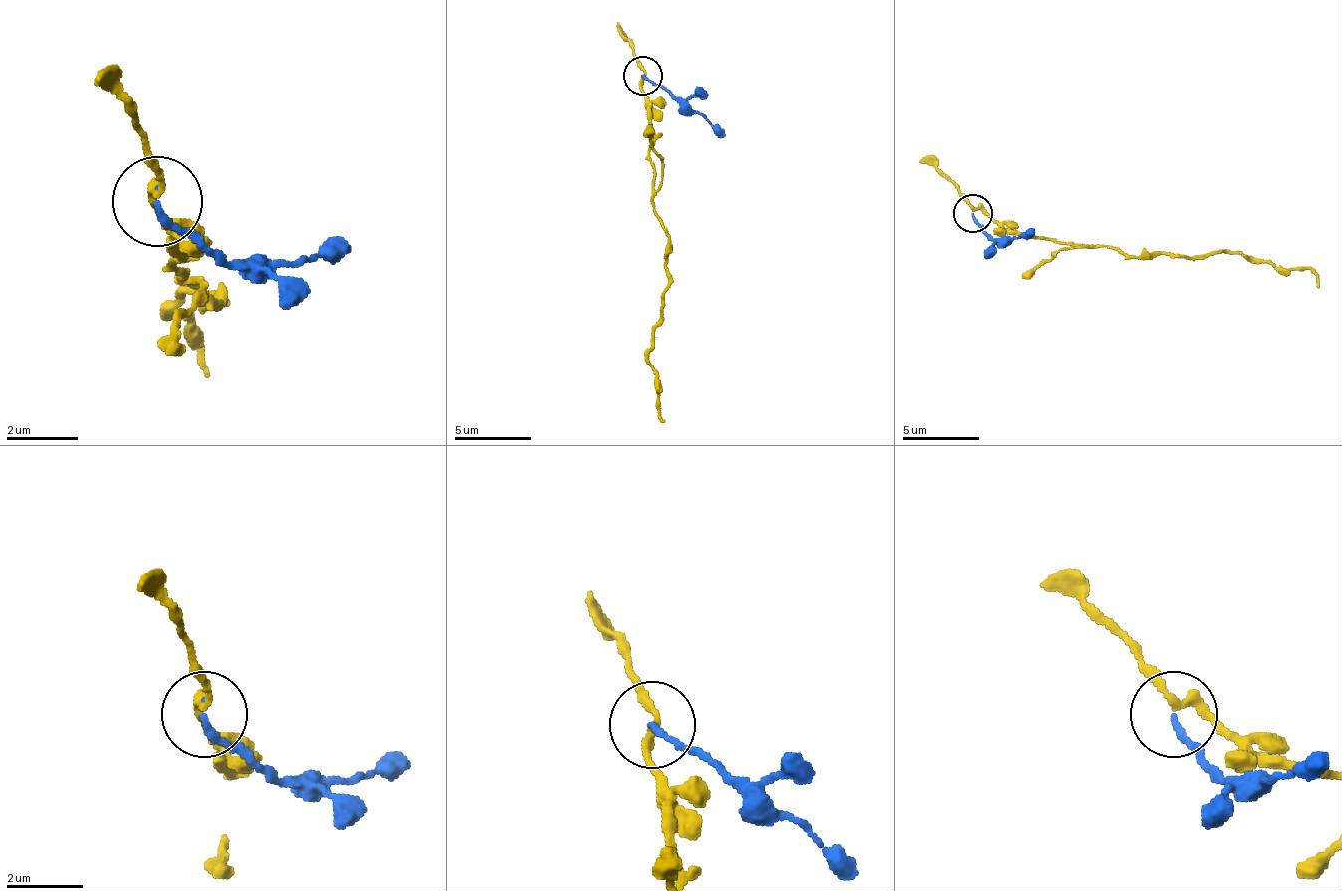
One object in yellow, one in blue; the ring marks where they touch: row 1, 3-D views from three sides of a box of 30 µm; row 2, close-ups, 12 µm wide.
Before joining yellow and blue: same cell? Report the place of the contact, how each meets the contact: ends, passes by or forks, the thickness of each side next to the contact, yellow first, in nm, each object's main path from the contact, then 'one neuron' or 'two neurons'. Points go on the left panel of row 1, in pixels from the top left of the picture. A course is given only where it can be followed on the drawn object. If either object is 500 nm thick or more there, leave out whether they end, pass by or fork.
(157, 201) | yellow passes by | blue ends | 200/170 nm | yellow via (160, 195), (151, 195), (178, 249), (169, 267), (214, 303), (187, 294), (169, 312), (187, 330), (205, 375) | blue via (160, 204), (232, 258), (331, 258), (349, 240) | two neurons

